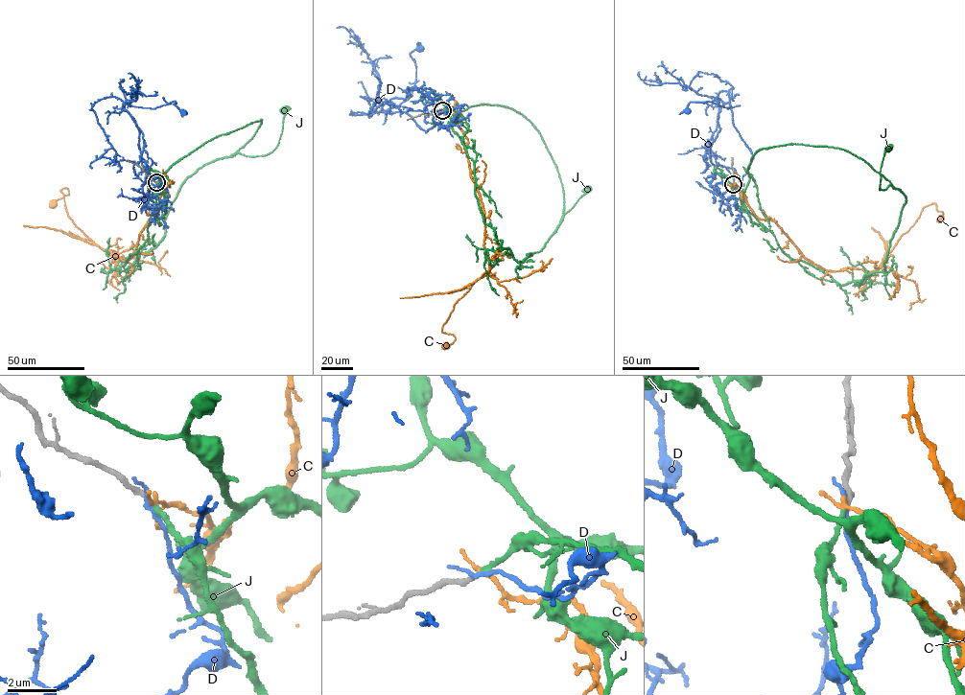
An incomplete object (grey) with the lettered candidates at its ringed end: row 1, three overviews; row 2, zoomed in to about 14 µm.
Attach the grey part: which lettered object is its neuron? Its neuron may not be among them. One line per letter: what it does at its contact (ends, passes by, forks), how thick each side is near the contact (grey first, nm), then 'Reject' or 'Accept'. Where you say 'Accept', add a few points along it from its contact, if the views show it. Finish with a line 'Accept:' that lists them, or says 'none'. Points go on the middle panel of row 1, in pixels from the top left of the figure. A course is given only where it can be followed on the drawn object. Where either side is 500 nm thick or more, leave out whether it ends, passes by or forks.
C: It ends there. Thickness 220 nm (grey) against 200 nm. Reject
D: It ends there. Thickness 240 nm (grey) against 190 nm. Reject
J: It ends there. Thickness 220 nm (grey) against 200 nm. Accept. Its course: (442, 110), (461, 122), (448, 108), (454, 120), (485, 104), (520, 112), (555, 165), (563, 216), (585, 189)
Accept: J

